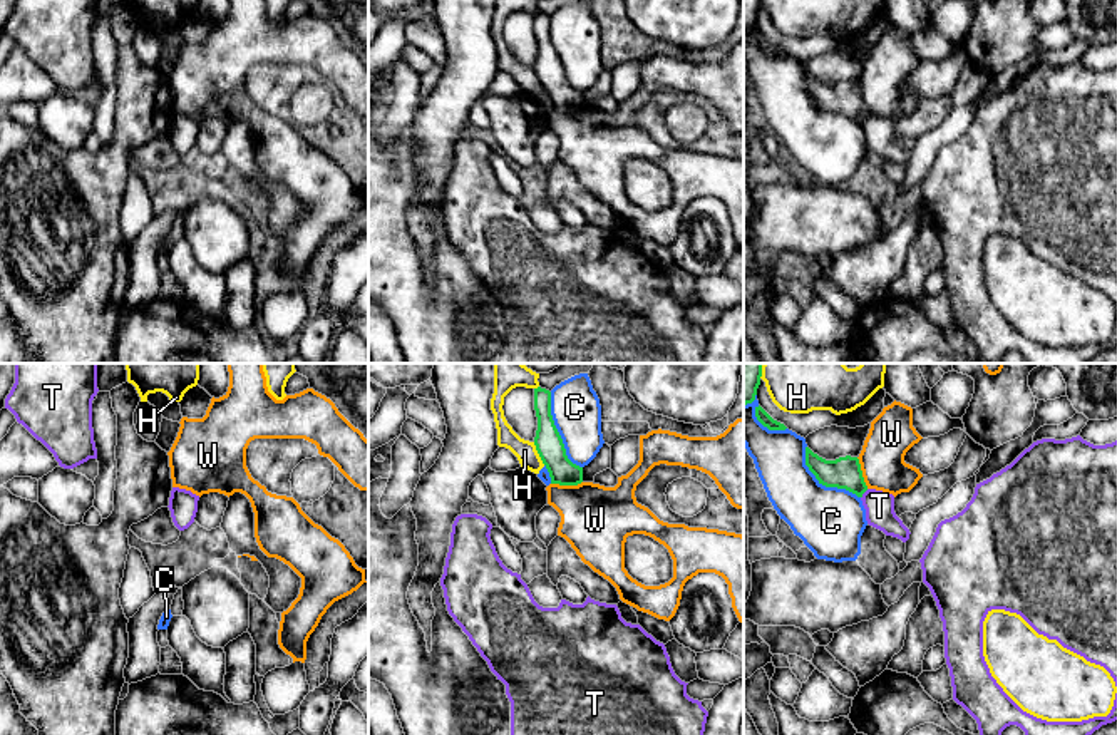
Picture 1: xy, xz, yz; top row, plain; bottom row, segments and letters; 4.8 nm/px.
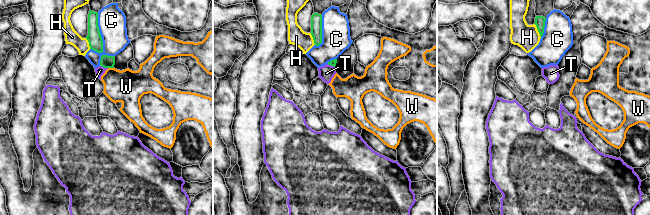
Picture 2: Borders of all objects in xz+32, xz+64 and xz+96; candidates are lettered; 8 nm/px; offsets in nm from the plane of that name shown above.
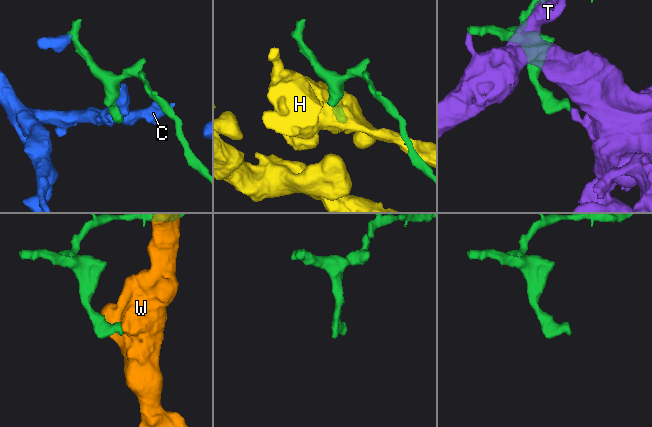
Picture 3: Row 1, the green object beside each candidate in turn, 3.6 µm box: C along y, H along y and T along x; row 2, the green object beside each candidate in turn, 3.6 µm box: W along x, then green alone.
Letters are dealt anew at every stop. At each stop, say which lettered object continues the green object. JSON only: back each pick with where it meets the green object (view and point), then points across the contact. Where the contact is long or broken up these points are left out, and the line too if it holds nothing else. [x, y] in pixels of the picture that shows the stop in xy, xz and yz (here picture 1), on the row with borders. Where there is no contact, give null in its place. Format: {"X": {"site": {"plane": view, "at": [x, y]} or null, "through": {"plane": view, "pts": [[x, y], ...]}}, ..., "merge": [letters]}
{"merge": []}

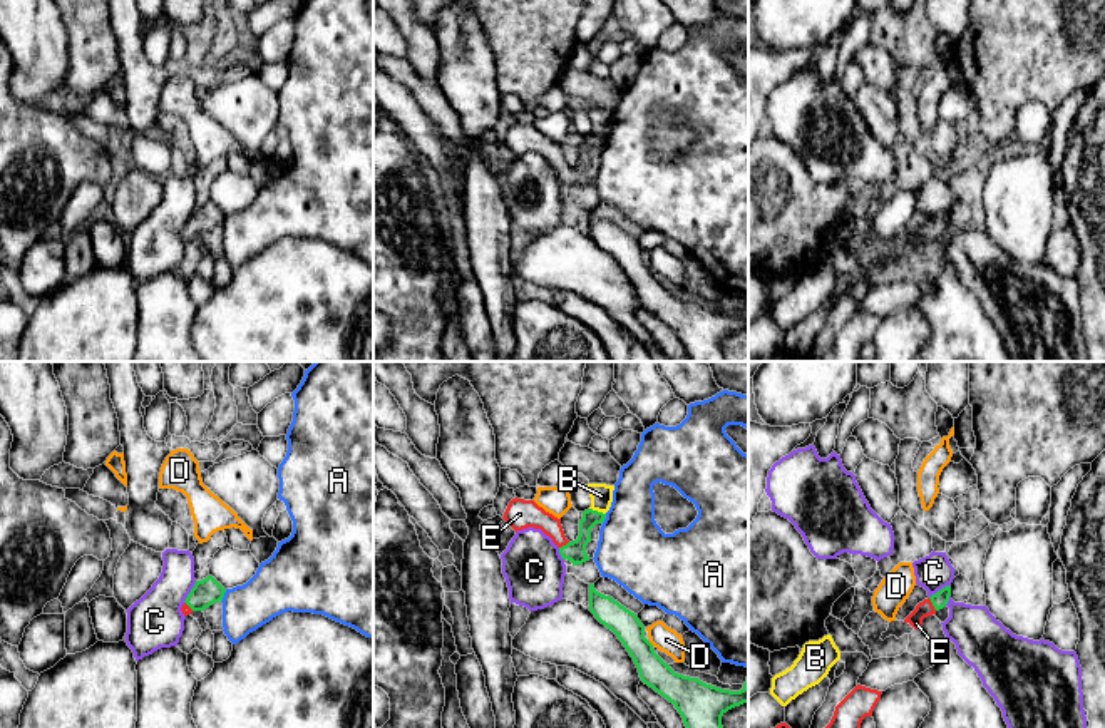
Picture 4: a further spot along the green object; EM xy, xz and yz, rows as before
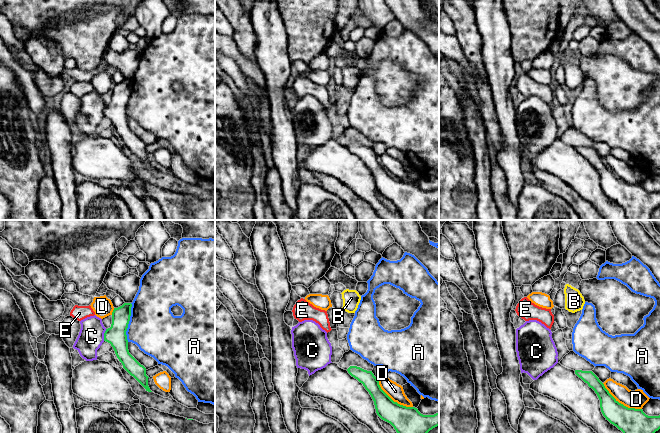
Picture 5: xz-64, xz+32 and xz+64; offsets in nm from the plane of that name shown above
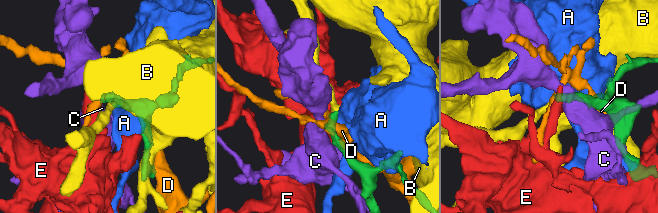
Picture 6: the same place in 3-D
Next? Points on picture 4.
{"E": {"site": {"plane": "yz", "at": [933, 604]}, "through": {"plane": "yz", "pts": [[940, 599], [933, 604], [923, 610]]}}, "merge": ["E"]}

